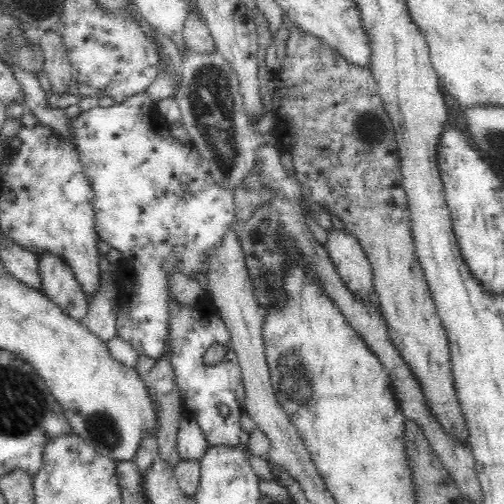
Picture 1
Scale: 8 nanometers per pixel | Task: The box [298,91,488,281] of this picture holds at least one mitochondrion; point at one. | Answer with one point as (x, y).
(369, 128)

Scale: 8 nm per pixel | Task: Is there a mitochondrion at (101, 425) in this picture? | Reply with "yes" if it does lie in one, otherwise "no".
yes

